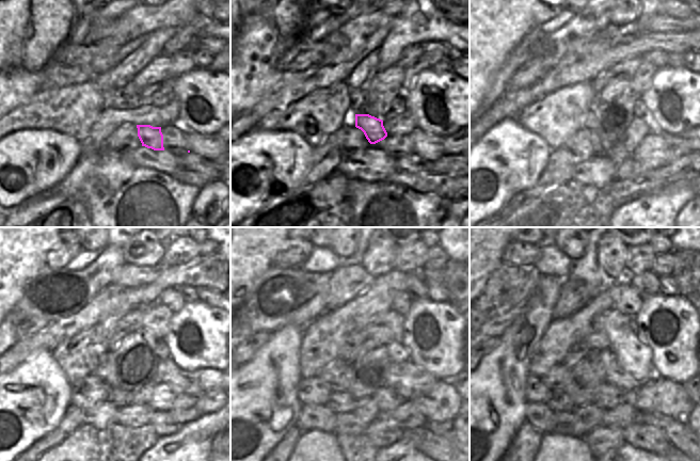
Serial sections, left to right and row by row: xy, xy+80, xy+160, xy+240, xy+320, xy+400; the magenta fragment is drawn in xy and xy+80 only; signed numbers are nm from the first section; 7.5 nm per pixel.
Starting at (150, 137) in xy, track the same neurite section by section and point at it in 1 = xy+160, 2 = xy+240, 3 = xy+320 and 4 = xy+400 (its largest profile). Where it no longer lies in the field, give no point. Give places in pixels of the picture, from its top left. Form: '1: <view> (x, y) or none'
1: xy+160 (592, 123)
2: xy+240 (107, 370)
3: xy+320 (336, 372)
4: xy+400 (559, 377)

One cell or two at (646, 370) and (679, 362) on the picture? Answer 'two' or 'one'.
two

